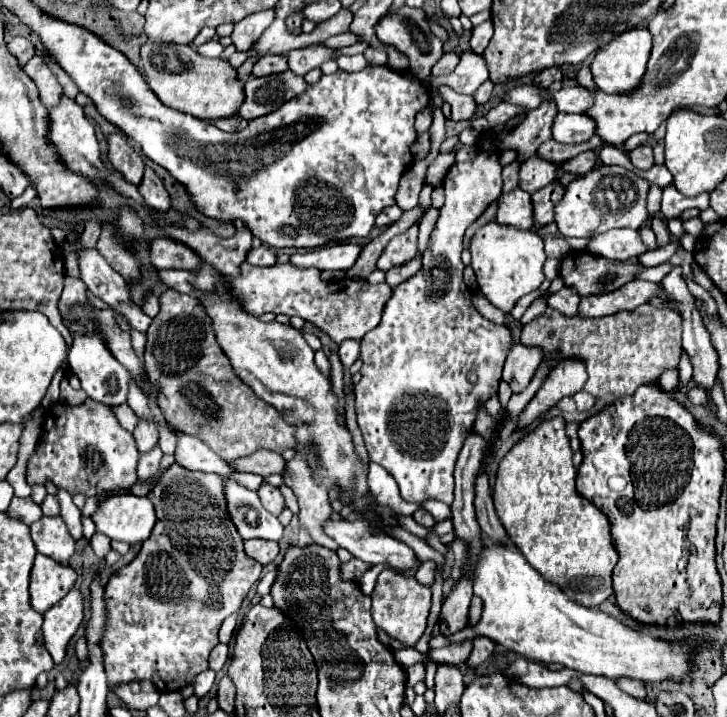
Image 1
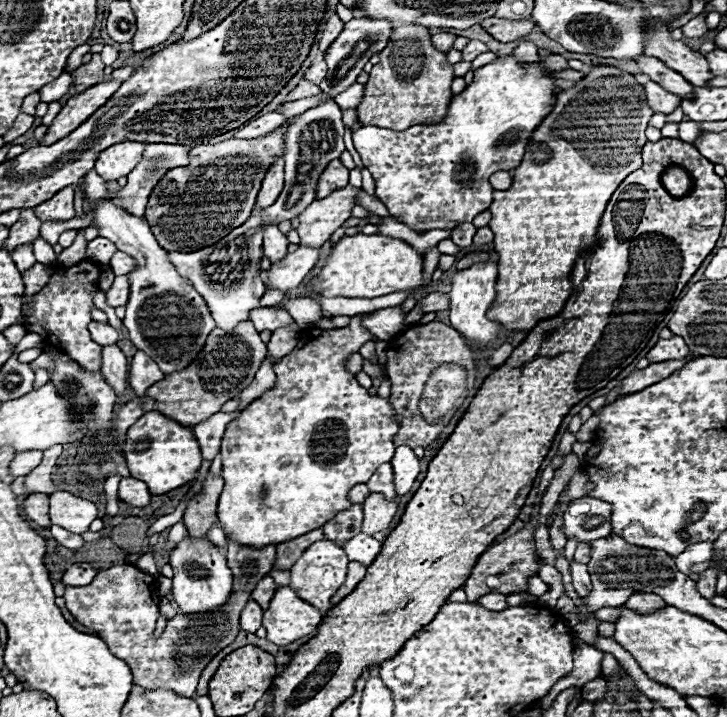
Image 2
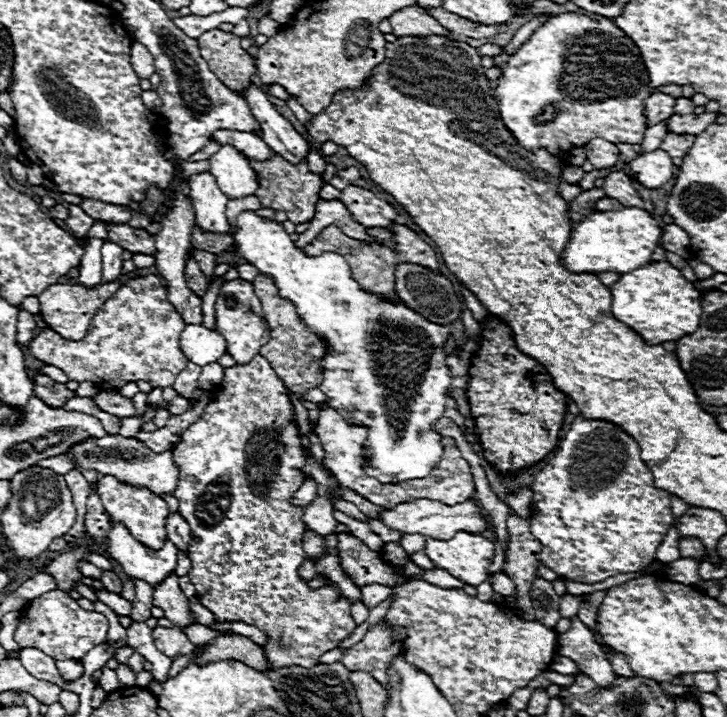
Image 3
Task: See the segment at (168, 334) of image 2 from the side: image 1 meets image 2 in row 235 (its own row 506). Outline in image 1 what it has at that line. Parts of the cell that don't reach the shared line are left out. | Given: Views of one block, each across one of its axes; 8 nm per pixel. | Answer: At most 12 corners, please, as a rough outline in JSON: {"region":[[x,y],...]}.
{"region":[[148,498],[104,500],[92,514],[96,532],[144,542],[156,522]]}

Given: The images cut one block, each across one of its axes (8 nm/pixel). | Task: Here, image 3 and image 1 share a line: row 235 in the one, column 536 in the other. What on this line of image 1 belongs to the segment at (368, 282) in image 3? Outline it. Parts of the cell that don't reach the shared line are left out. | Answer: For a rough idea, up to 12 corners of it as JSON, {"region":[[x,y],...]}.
{"region":[[638,306],[598,320],[548,308],[522,326],[544,356],[582,358],[596,398],[676,368],[682,318]]}

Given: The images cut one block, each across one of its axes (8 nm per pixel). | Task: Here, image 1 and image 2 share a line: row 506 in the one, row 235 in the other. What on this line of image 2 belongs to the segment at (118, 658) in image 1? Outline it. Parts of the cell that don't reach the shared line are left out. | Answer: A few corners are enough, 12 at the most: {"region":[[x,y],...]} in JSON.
{"region":[[288,122],[190,150],[146,214],[168,252],[242,226]]}

